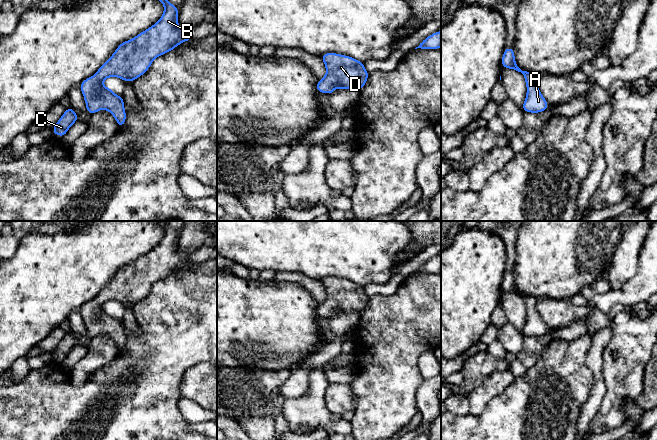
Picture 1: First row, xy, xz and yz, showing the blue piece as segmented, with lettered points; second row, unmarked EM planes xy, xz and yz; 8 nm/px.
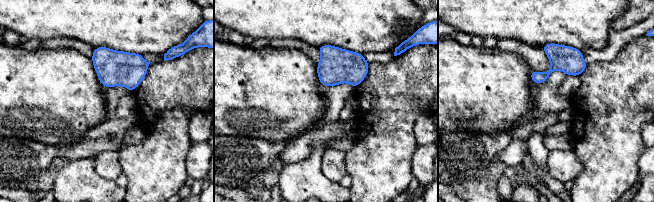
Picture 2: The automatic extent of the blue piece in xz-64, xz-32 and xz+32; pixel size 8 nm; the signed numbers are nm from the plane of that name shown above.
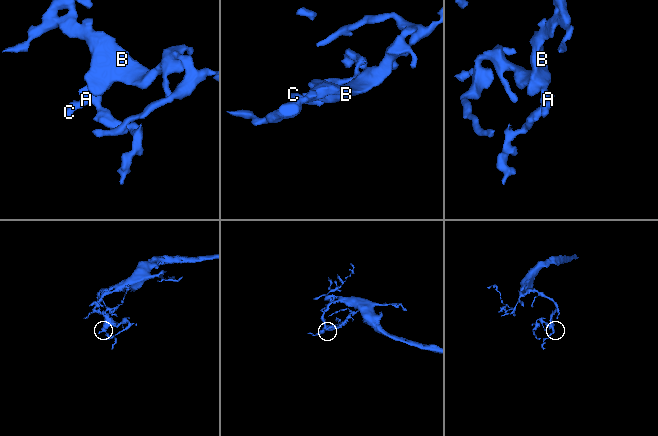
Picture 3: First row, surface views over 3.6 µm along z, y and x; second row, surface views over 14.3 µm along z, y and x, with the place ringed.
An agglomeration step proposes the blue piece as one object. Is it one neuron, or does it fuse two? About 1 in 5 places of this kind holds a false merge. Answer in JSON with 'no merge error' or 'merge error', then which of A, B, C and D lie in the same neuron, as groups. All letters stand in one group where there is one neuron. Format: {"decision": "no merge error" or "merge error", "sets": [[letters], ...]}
{"decision": "no merge error", "sets": [["A", "B", "C", "D"]]}

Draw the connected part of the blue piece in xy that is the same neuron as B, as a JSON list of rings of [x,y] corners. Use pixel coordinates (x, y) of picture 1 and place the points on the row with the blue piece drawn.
[[[168,0],[159,1],[164,5],[161,18],[136,37],[122,42],[93,76],[81,82],[80,89],[89,114],[105,109],[114,116],[118,127],[123,127],[126,121],[123,96],[117,96],[105,87],[104,80],[114,76],[124,82],[133,82],[150,68],[155,58],[184,41],[193,40],[190,31],[184,31],[178,25],[179,9]]]

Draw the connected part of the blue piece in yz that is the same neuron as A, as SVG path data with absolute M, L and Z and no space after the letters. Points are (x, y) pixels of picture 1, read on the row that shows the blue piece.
M513 46L505 48L502 56L501 66L508 69L514 69L524 75L526 81L527 93L523 103L522 110L528 113L541 113L545 111L549 105L540 90L537 87L537 74L527 71L522 71L517 65L514 56Z

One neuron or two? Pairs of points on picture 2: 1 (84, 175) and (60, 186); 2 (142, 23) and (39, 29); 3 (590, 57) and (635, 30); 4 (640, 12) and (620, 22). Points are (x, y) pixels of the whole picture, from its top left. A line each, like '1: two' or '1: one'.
1: one
2: one
3: one
4: one

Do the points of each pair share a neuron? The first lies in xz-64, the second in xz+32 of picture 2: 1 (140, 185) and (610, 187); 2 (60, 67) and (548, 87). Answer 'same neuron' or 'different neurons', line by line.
1: same neuron
2: different neurons

